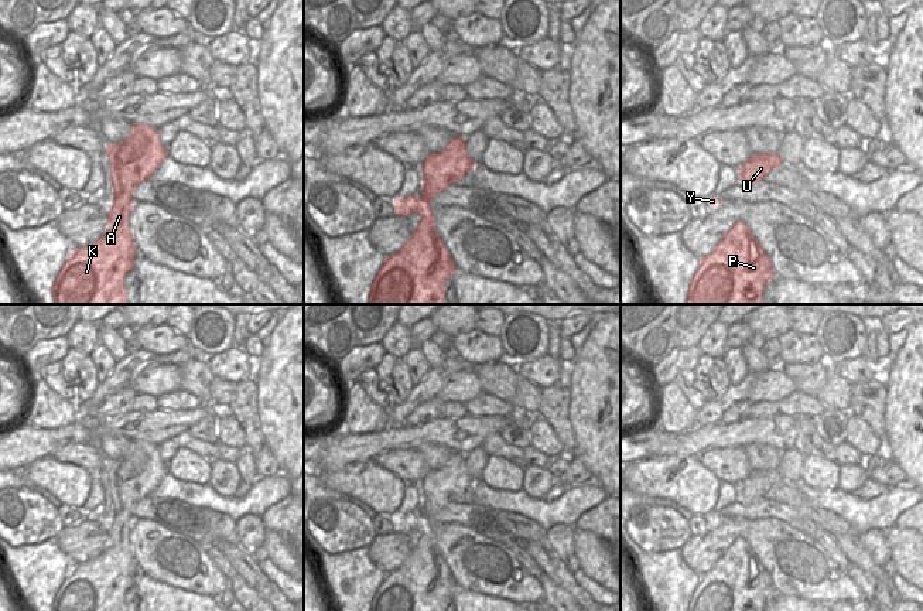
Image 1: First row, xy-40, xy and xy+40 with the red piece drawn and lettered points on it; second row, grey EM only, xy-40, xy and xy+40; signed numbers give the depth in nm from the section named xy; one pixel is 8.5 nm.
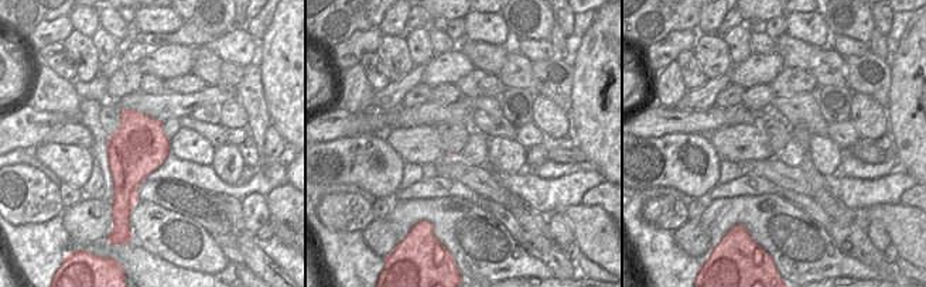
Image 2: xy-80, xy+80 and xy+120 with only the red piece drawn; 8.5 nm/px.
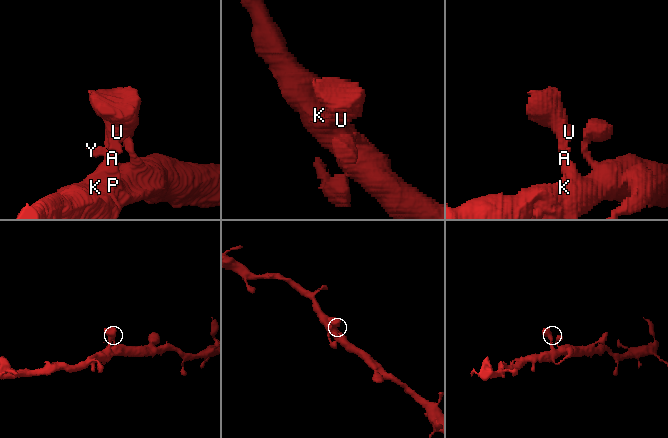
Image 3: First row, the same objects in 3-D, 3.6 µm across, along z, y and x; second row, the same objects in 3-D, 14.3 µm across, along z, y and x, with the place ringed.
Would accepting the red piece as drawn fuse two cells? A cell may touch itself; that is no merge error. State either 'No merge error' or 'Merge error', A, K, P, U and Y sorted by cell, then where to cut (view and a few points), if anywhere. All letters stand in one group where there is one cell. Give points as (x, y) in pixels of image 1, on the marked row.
No merge error. Groups: A K P U Y. No split

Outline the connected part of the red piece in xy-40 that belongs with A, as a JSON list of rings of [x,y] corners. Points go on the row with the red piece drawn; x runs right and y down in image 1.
[[[131,124],[129,136],[117,144],[106,144],[110,160],[110,178],[113,185],[113,205],[107,214],[107,229],[95,242],[72,249],[59,270],[54,287],[54,304],[130,304],[124,277],[134,270],[136,245],[129,218],[133,211],[133,191],[143,181],[150,180],[168,156],[161,144],[158,129],[150,124]]]

